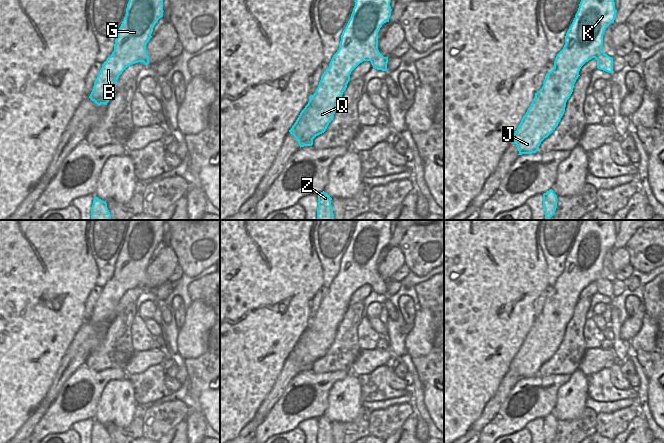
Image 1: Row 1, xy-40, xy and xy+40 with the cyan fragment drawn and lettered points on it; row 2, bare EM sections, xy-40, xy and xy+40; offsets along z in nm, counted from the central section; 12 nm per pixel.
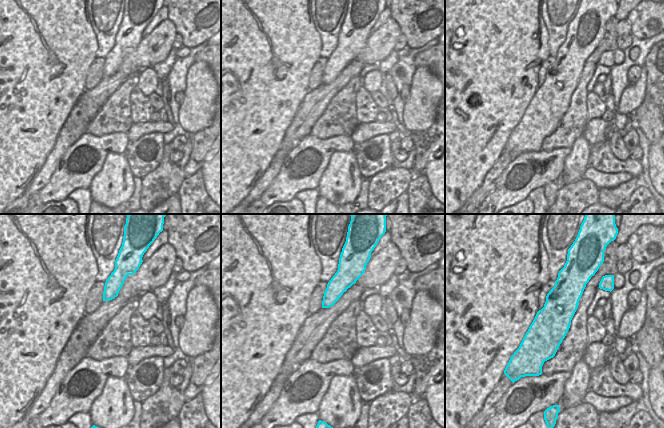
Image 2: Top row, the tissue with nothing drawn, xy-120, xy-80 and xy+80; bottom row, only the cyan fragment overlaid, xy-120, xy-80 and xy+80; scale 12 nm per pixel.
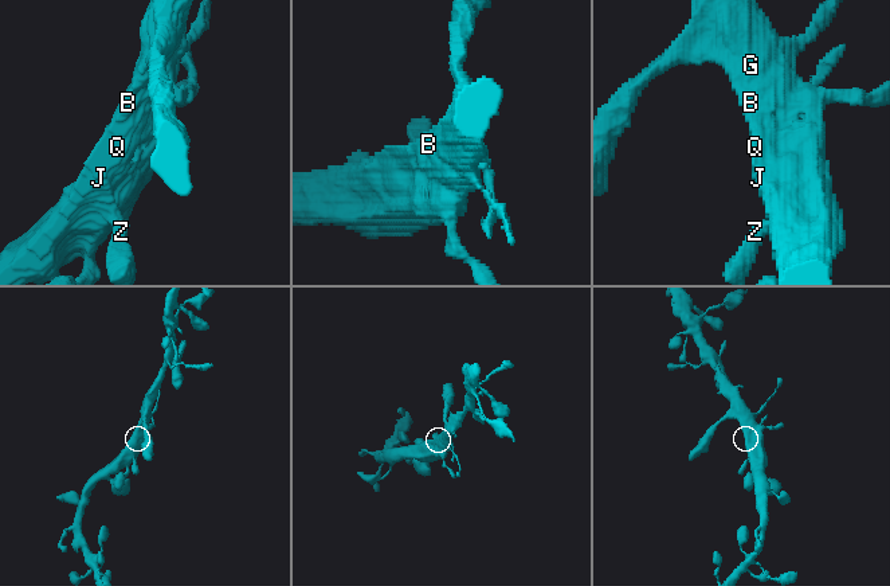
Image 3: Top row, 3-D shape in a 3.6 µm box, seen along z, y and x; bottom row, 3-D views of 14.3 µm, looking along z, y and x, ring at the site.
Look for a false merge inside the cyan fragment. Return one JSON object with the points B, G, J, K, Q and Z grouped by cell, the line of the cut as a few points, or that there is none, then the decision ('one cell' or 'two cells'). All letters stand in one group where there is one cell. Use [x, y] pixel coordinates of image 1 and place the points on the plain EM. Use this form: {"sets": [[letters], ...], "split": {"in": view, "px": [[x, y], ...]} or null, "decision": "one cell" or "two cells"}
{"sets": [["B", "G", "J", "K", "Q", "Z"]], "split": null, "decision": "one cell"}

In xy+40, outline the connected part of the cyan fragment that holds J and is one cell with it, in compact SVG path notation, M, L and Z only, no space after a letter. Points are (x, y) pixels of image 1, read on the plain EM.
M615 220L582 221L575 242L566 257L565 269L555 282L554 292L546 298L542 312L535 317L530 331L510 364L517 370L519 379L536 377L541 366L558 350L565 336L566 326L580 300L579 295L586 286L595 282L598 293L613 296L613 282L602 275L602 269L603 258L606 252L614 247L617 237L614 222Z

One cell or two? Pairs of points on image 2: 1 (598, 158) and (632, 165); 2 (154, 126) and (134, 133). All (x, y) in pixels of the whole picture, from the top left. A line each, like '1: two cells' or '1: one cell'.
1: one cell
2: one cell

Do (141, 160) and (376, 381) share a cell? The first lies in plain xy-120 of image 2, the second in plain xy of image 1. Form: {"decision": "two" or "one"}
{"decision": "one"}

